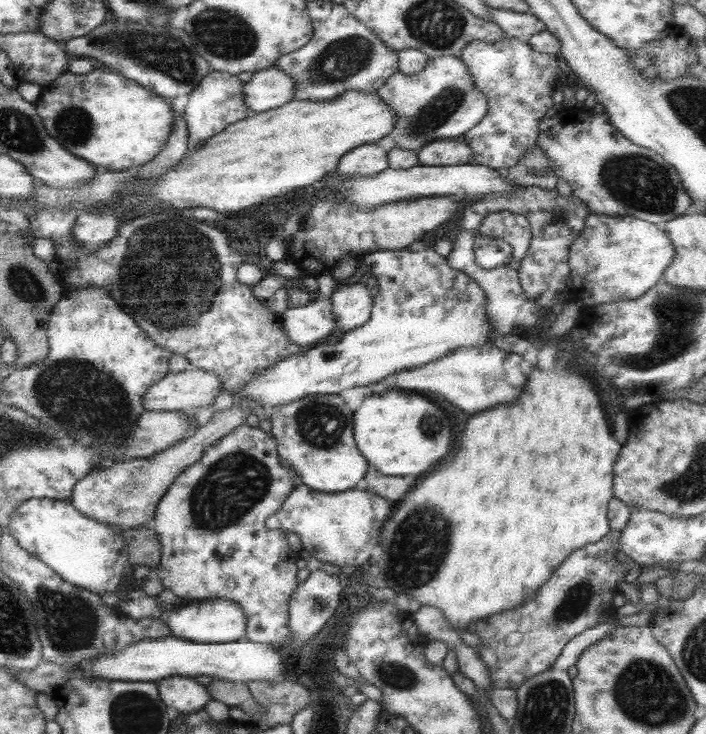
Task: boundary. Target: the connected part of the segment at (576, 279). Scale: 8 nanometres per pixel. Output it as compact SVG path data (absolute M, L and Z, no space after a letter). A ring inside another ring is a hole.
M591 213L586 218L586 226L570 246L570 277L576 296L590 307L620 300L634 300L650 291L662 279L668 264L674 258L675 250L665 229L634 216L604 216Z

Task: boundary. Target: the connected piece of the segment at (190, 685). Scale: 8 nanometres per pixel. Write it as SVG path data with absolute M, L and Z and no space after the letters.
M174 675L158 683L159 696L171 713L193 713L202 709L212 696L206 686L193 677Z

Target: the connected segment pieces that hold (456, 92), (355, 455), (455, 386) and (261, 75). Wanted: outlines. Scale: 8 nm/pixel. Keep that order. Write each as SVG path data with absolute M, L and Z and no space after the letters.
M458 54L429 59L423 70L413 75L396 72L376 93L394 111L394 128L388 134L394 148L415 153L430 142L463 136L488 112L486 95L474 85L468 67Z
M308 395L270 409L270 434L276 439L278 456L294 470L297 481L312 490L339 493L358 486L368 462L352 438L352 410L340 395Z
M491 342L478 347L456 348L440 359L418 368L394 373L386 377L386 390L406 390L420 394L438 394L446 402L460 406L460 410L476 414L500 404L514 403L528 379L522 355L506 353Z
M270 67L258 72L253 73L253 78L250 78L248 82L244 82L242 86L242 97L244 97L244 103L248 112L260 113L269 111L272 108L278 108L286 102L294 100L294 79L284 73L282 69L278 67Z

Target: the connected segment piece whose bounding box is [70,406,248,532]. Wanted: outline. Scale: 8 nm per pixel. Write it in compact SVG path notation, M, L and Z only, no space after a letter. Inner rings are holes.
M231 406L218 412L213 411L211 420L196 428L190 436L174 447L158 451L149 457L124 458L109 465L96 467L74 485L71 501L76 510L97 521L122 532L132 527L146 527L154 516L158 503L176 477L186 467L202 457L206 447L220 441L226 433L236 429L245 420L248 410L242 406Z

